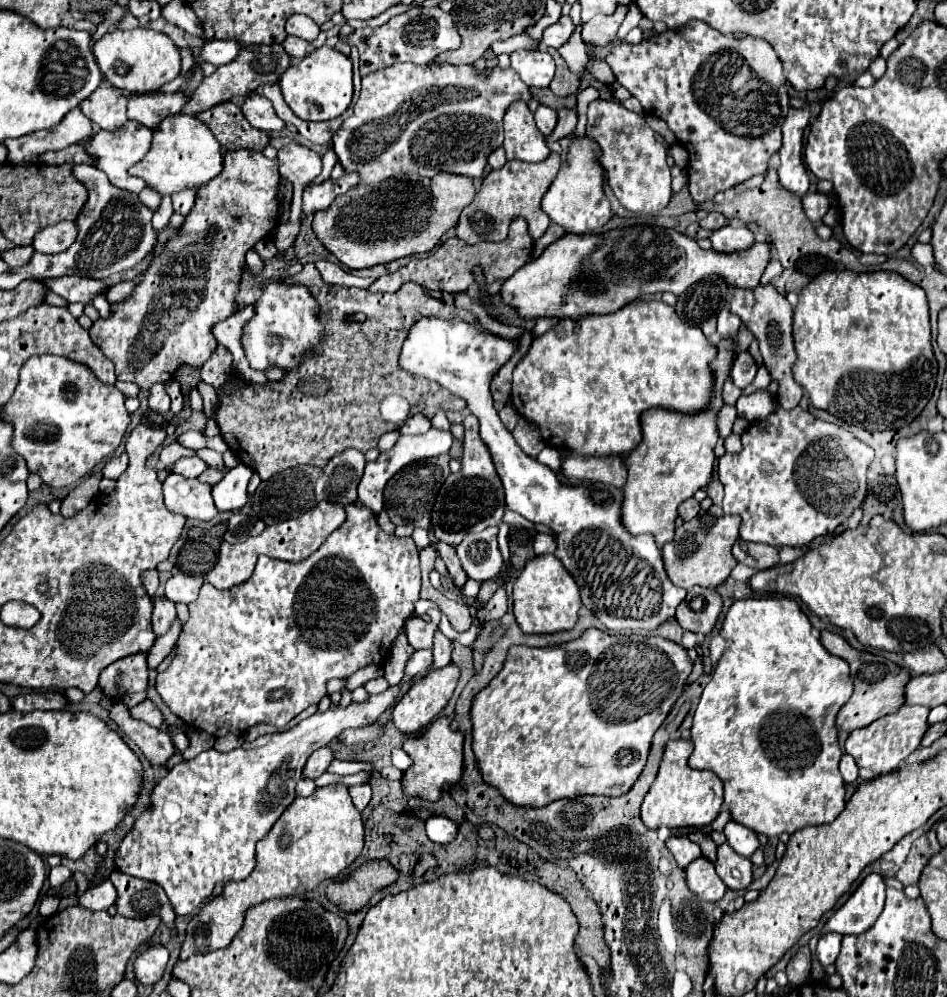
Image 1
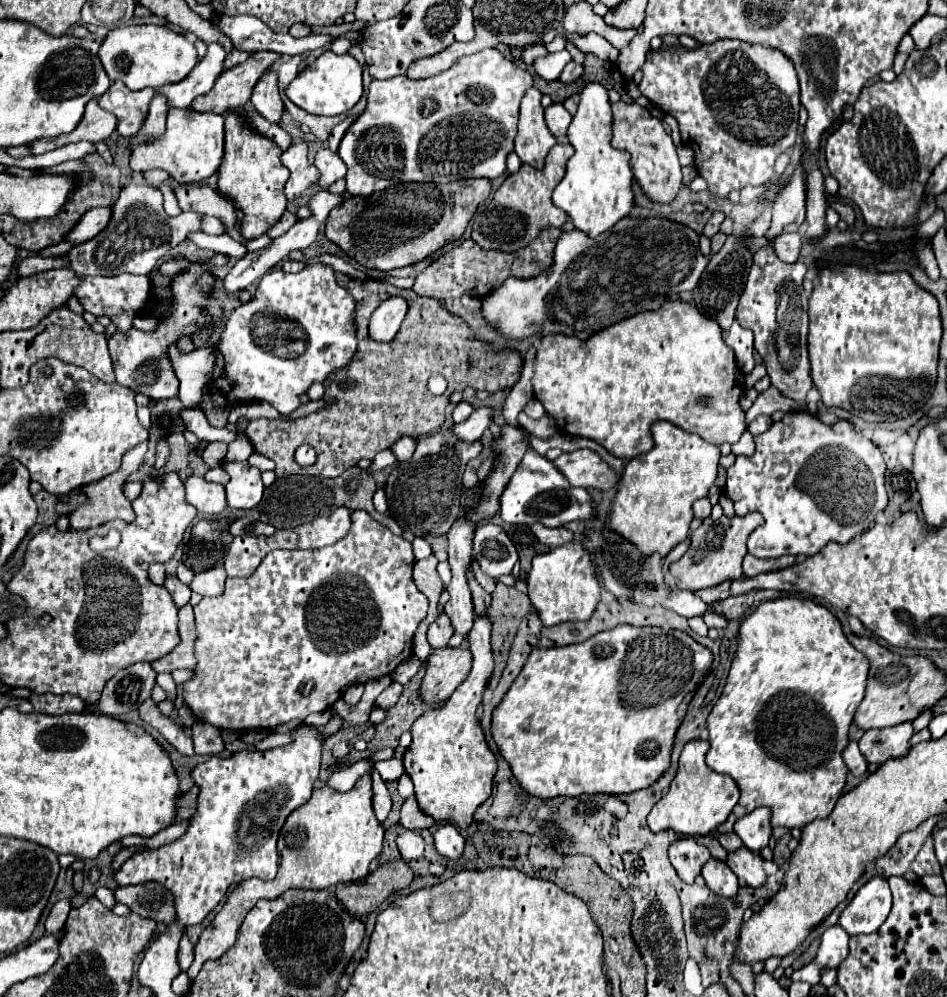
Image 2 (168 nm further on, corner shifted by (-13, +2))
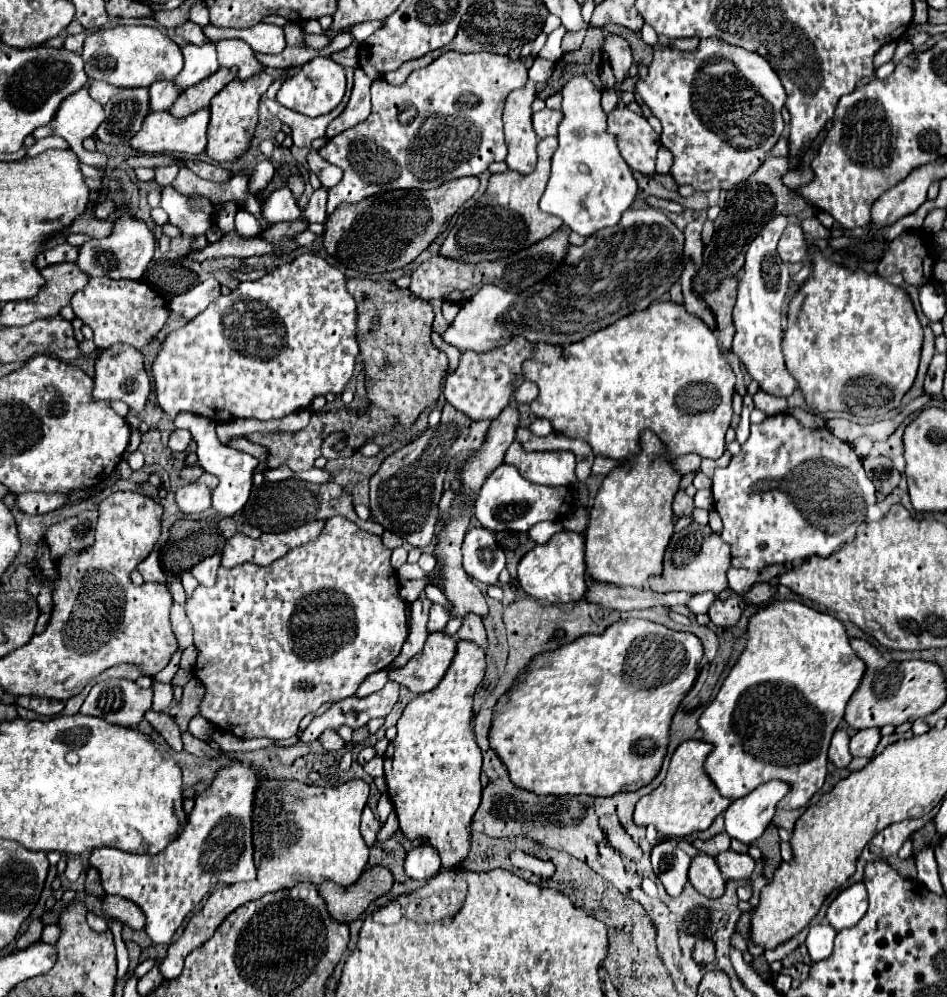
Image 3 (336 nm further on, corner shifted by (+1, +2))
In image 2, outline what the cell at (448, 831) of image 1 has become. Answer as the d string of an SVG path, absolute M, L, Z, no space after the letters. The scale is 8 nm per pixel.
M442 824L436 832L434 832L434 844L438 854L442 854L446 860L456 860L462 854L464 848L464 836L460 834L460 830L454 824Z

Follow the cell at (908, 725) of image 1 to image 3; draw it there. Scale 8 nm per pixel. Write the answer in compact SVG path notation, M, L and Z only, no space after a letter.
M866 728L866 730L858 730L852 738L850 738L850 754L852 756L866 756L872 758L874 748L880 742L880 732L878 728Z

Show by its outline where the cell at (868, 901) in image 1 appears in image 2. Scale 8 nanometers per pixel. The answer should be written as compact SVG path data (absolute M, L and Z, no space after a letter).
M874 876L866 882L854 900L840 914L838 924L850 934L872 934L888 918L892 908L892 892L886 878Z

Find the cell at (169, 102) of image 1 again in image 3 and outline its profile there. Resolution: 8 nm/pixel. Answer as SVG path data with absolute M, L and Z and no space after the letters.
M212 40L204 42L202 46L186 44L182 48L182 56L186 64L184 64L184 70L176 78L180 88L194 86L218 70L218 56L216 56L216 46Z

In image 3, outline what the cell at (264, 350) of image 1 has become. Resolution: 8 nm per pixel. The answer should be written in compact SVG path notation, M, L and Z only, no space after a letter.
M302 254L294 258L292 262L286 262L272 272L264 274L260 280L254 282L240 282L236 290L232 290L228 296L218 296L214 304L210 304L202 314L192 318L186 326L172 330L166 334L162 340L162 348L152 362L152 382L154 382L154 392L156 392L156 406L170 418L174 420L176 414L180 412L190 412L198 416L206 416L214 422L228 422L236 418L256 418L256 420L274 420L274 418L284 418L292 412L304 410L310 406L310 402L316 396L326 396L330 394L340 394L348 380L354 374L354 364L358 356L358 342L356 342L356 300L348 294L346 290L346 276L330 266L326 260L314 254Z

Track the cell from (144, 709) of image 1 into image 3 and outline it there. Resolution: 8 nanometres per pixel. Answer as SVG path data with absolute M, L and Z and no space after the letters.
M152 682L154 690L154 704L152 710L156 712L167 711L172 704L172 684L162 684L162 682Z

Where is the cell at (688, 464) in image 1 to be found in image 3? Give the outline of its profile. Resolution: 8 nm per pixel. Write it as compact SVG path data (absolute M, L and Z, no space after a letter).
M644 432L642 452L604 478L586 530L586 572L594 582L644 588L650 576L662 572L662 556L674 532L672 500L682 478L670 460L662 458L662 448L654 432Z

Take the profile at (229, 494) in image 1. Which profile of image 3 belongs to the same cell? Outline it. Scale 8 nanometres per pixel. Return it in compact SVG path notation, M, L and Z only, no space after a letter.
M182 412L176 416L174 420L174 426L176 428L188 428L192 432L192 438L196 440L198 444L198 458L200 458L200 466L204 468L204 472L210 472L214 476L218 476L220 484L216 486L216 490L212 490L212 506L218 514L222 516L234 516L236 512L240 512L250 496L250 490L252 490L252 474L256 470L256 466L260 464L254 456L246 454L246 452L240 452L232 446L224 446L218 442L216 438L216 432L214 432L214 420L208 420L208 418L202 418L202 416L196 416L196 414L188 414L188 412Z

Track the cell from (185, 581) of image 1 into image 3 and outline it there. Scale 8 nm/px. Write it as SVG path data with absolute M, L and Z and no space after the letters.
M216 552L214 556L202 560L200 564L196 564L192 568L192 574L198 578L198 582L202 586L214 586L214 582L216 582L216 570L218 570L220 560L222 560L220 556L222 556L222 552Z

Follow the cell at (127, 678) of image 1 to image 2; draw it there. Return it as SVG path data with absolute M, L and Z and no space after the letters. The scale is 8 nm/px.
M138 662L120 670L104 686L100 698L100 712L120 716L130 710L136 710L144 700L150 698L154 684L156 670L150 662Z

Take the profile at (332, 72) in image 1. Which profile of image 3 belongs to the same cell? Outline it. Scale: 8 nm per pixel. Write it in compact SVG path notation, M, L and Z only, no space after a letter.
M318 56L312 62L304 64L296 74L292 74L290 78L284 80L282 88L276 94L276 100L282 106L290 108L290 110L296 110L304 116L316 118L316 116L332 112L340 104L340 100L344 96L344 90L346 90L344 68L340 64L336 64L334 60L330 60L330 58L320 58Z

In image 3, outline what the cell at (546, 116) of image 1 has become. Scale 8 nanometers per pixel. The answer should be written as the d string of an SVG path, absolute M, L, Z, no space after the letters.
M544 108L542 112L534 112L534 130L536 130L538 138L556 136L560 120L562 120L562 112L560 110Z

